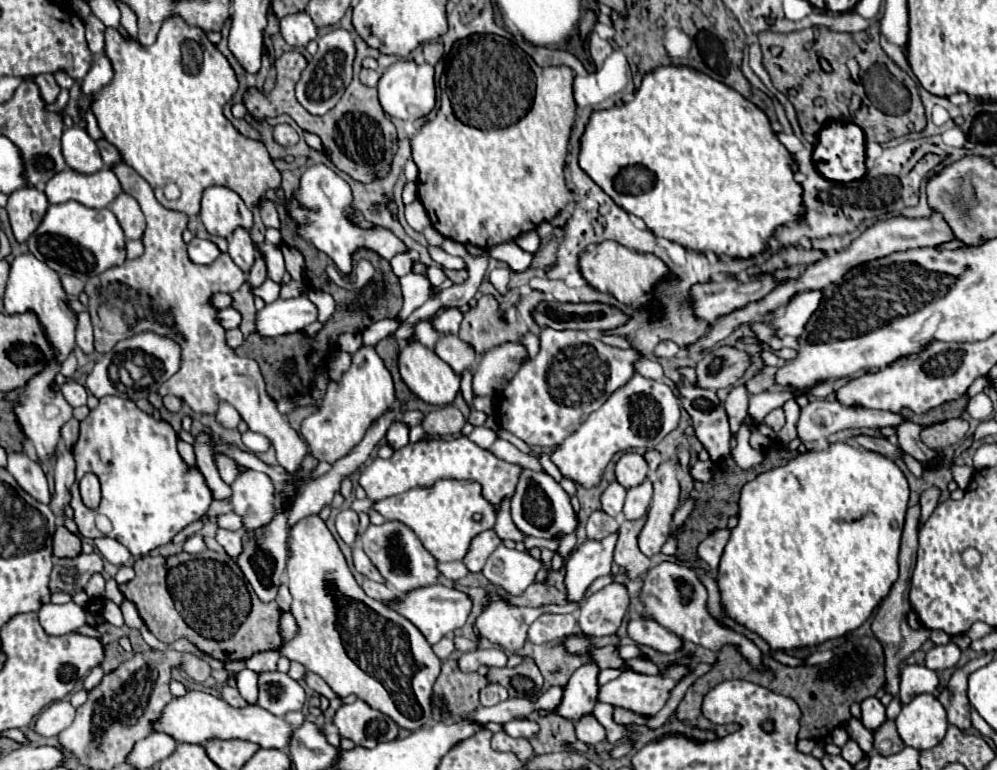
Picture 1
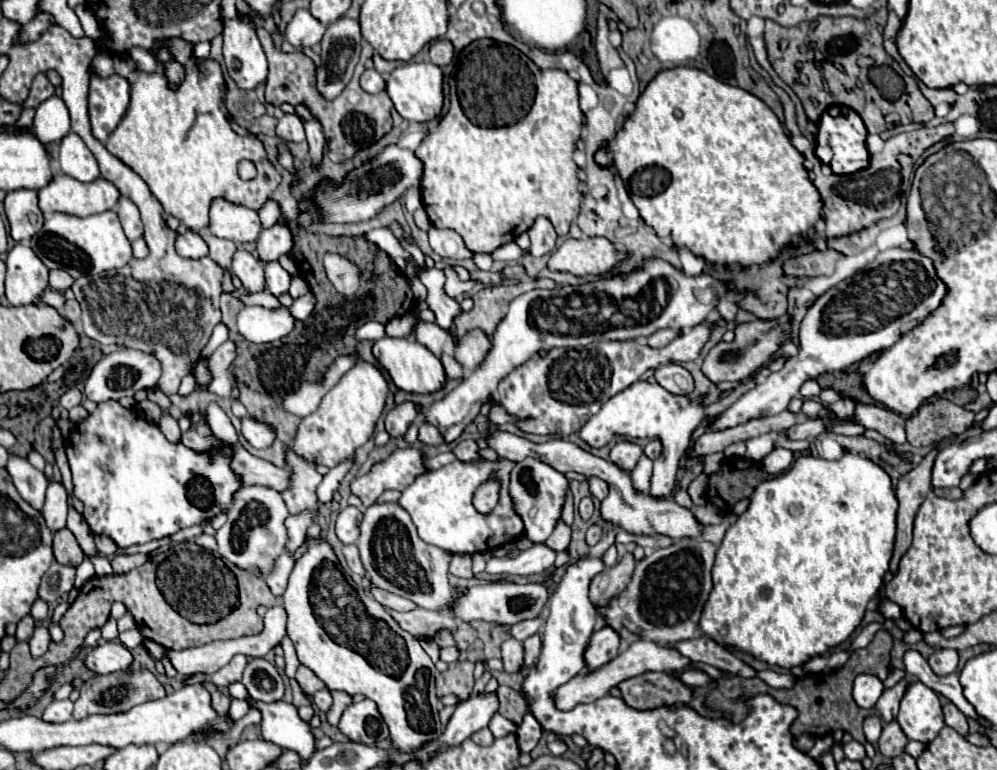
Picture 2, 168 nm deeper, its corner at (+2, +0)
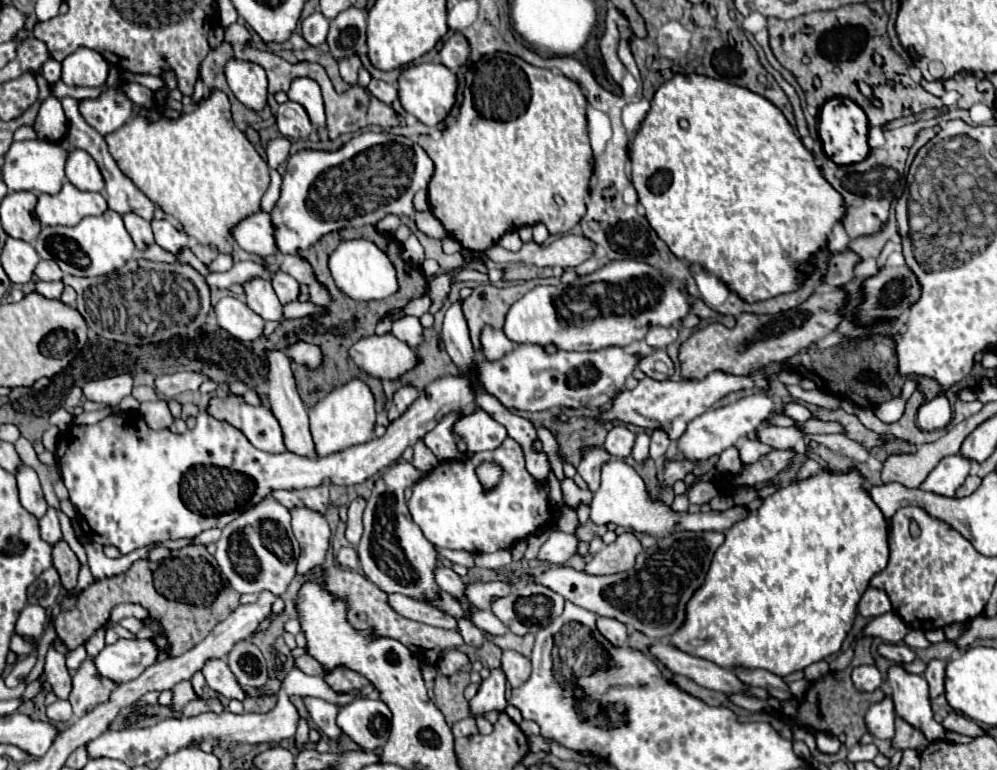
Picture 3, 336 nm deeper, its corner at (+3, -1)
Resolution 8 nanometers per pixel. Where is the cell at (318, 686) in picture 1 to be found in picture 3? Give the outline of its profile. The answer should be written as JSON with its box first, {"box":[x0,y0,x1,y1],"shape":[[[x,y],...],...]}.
{"box":[304,698,340,738],"shape":[[[304,698],[304,704],[320,732],[324,732],[328,738],[338,738],[340,728],[336,726],[336,714],[338,706],[322,700],[322,698]]]}

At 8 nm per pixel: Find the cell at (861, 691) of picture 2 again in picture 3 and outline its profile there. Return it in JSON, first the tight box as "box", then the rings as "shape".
{"box":[852,666,882,692],"shape":[[[858,666],[852,670],[852,682],[860,692],[874,692],[882,686],[882,674],[876,666]]]}

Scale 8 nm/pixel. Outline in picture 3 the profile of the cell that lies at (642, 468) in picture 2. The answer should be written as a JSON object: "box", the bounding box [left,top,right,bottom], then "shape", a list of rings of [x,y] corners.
{"box":[632,434,650,464],"shape":[[[638,434],[634,450],[632,450],[632,458],[640,464],[646,464],[648,460],[648,444],[650,444],[650,436],[648,434]]]}

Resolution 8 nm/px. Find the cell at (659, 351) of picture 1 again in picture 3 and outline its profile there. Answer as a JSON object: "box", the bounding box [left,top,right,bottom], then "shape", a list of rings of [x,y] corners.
{"box":[646,326,678,348],"shape":[[[652,326],[646,334],[646,344],[652,348],[666,348],[678,338],[676,328],[662,328],[662,326]]]}

